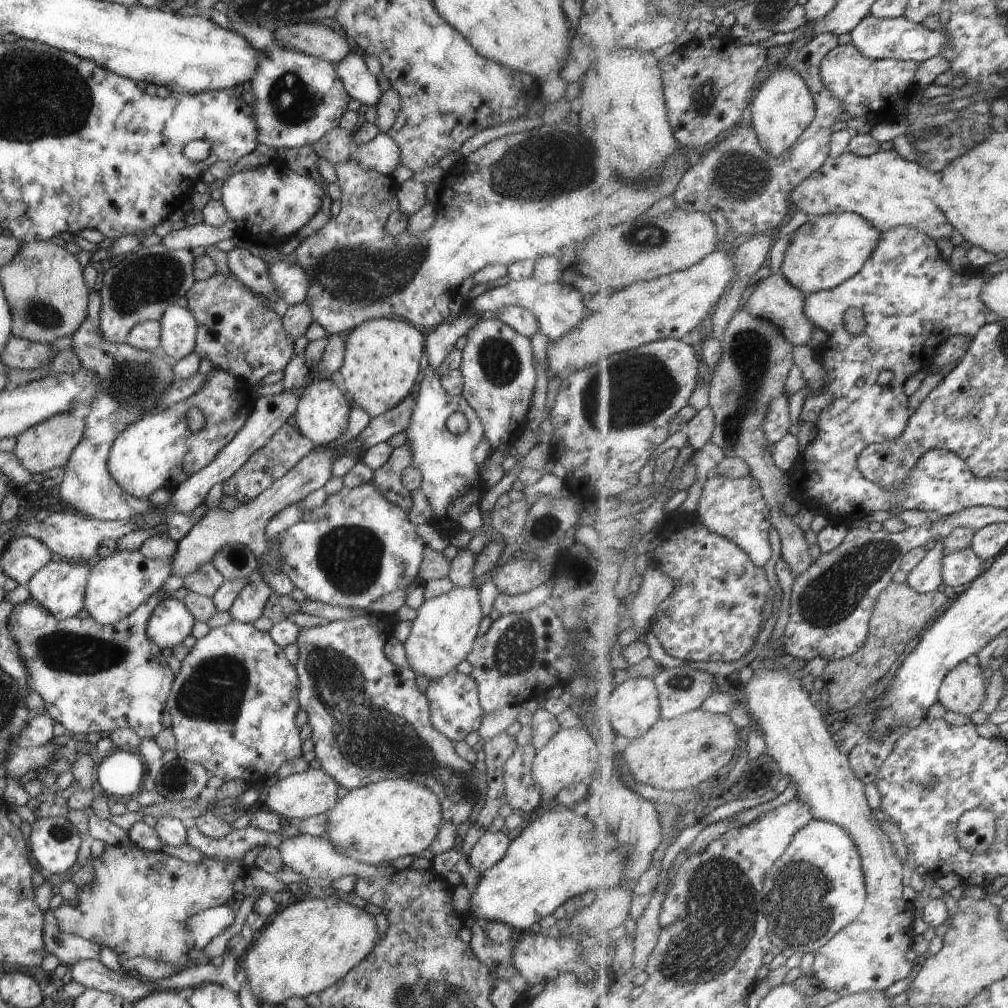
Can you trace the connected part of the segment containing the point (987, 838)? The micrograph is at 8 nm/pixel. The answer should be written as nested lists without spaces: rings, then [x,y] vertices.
[[[979,807],[965,812],[958,824],[958,839],[962,847],[972,853],[982,853],[992,848],[996,841],[996,813]]]

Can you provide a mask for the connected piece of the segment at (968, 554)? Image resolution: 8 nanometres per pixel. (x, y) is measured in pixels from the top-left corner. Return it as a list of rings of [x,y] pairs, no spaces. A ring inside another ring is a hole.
[[[971,547],[944,555],[943,578],[947,586],[967,586],[983,574],[983,559]]]

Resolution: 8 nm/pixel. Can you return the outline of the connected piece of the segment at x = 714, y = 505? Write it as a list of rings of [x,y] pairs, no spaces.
[[[709,472],[709,478],[703,486],[700,504],[695,513],[705,528],[721,534],[723,538],[733,540],[747,552],[757,566],[763,568],[769,564],[769,560],[773,556],[771,542],[769,542],[769,528],[774,527],[773,516],[771,506],[765,500],[757,478],[750,475],[733,480],[733,478],[721,476],[717,472]]]

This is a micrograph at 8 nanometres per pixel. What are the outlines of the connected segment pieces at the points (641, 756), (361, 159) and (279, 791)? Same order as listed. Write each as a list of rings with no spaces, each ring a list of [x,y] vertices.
[[[698,709],[675,719],[660,719],[649,732],[623,743],[622,756],[638,782],[669,791],[683,791],[715,779],[719,768],[727,766],[739,748],[739,728],[727,715]]]
[[[378,132],[371,140],[355,146],[352,144],[349,160],[365,170],[391,176],[399,164],[400,150],[387,133]]]
[[[307,768],[303,772],[293,773],[279,779],[268,788],[264,799],[270,811],[289,820],[301,820],[328,811],[337,801],[335,792],[338,784],[332,776],[319,769]]]

